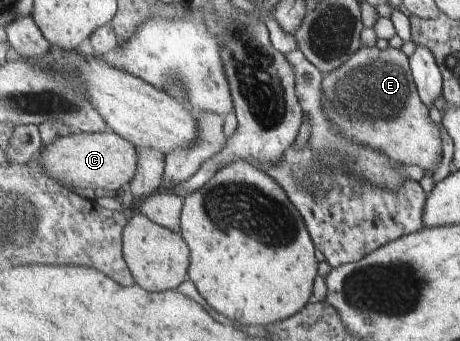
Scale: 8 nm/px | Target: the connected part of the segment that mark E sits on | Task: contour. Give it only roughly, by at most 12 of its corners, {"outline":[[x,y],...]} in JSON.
{"outline":[[400,49],[323,74],[344,134],[424,171],[441,126]]}

